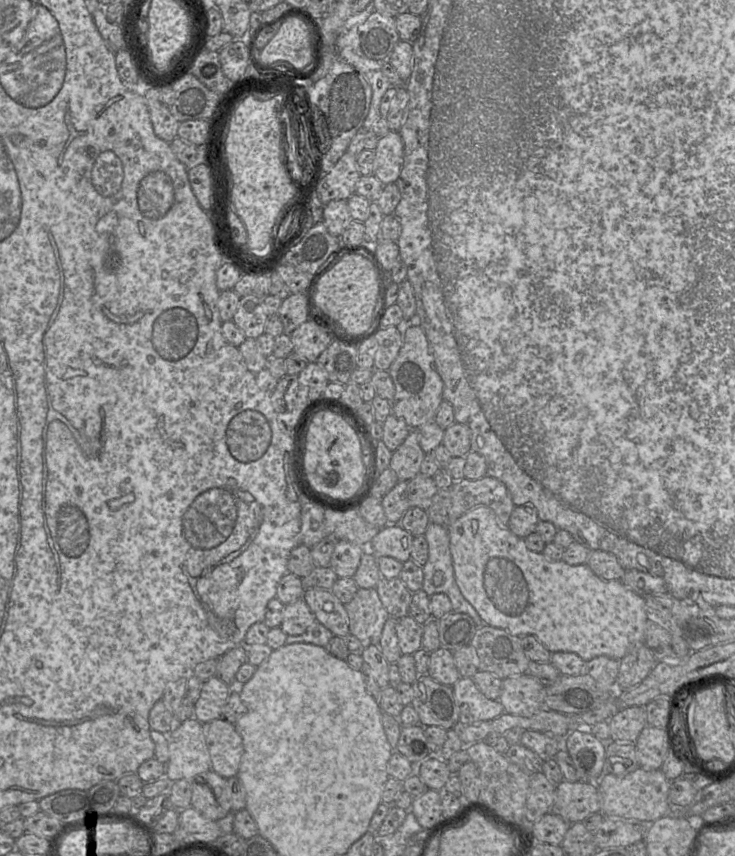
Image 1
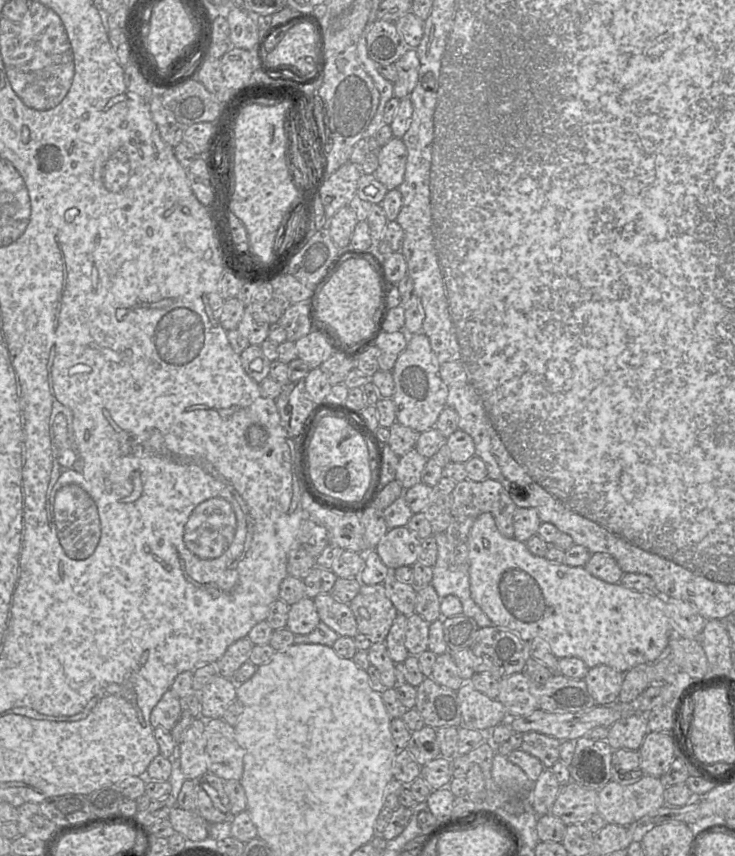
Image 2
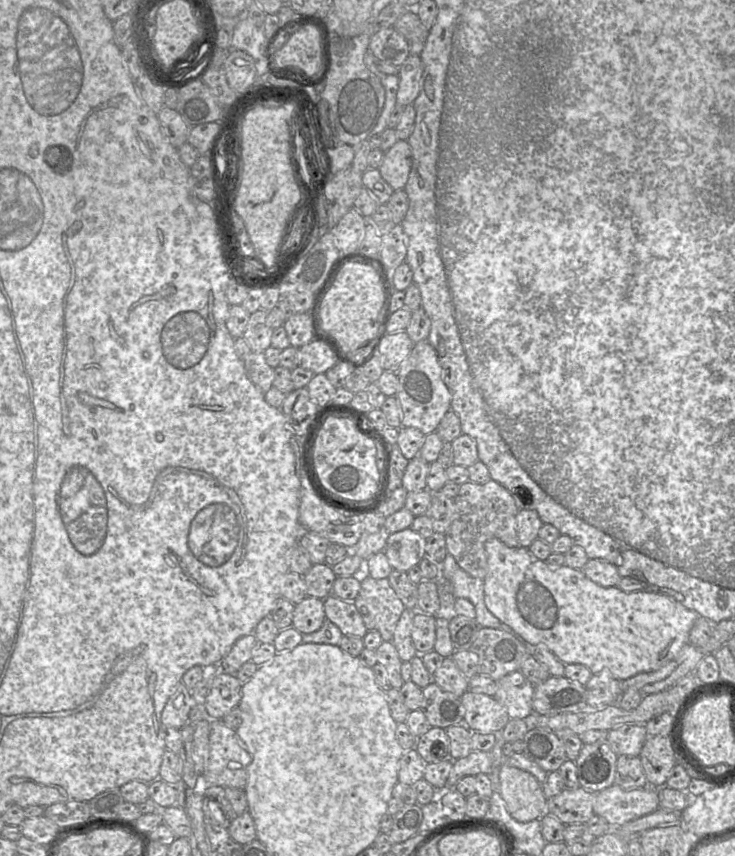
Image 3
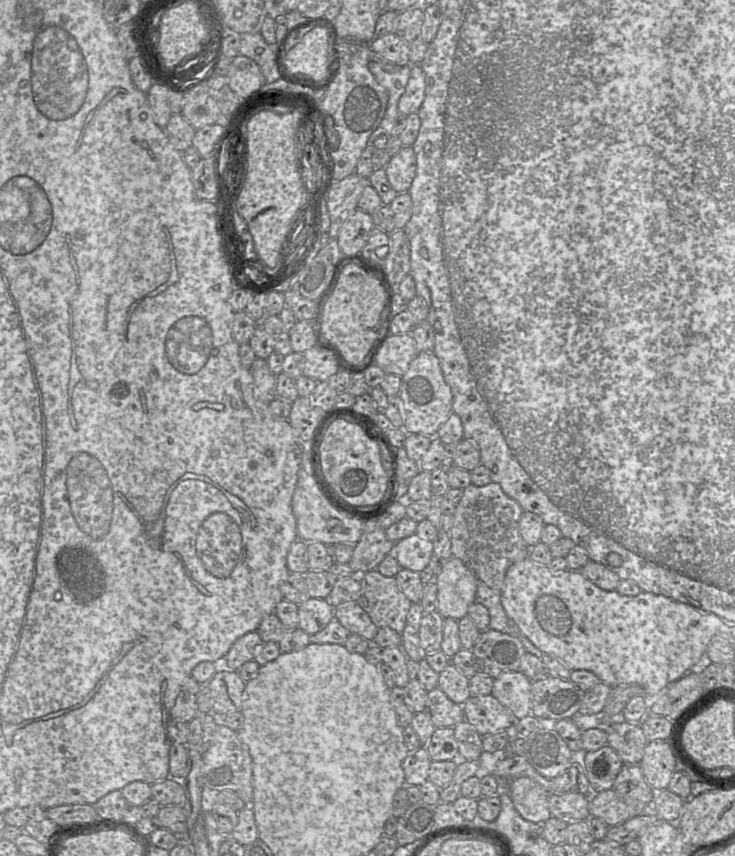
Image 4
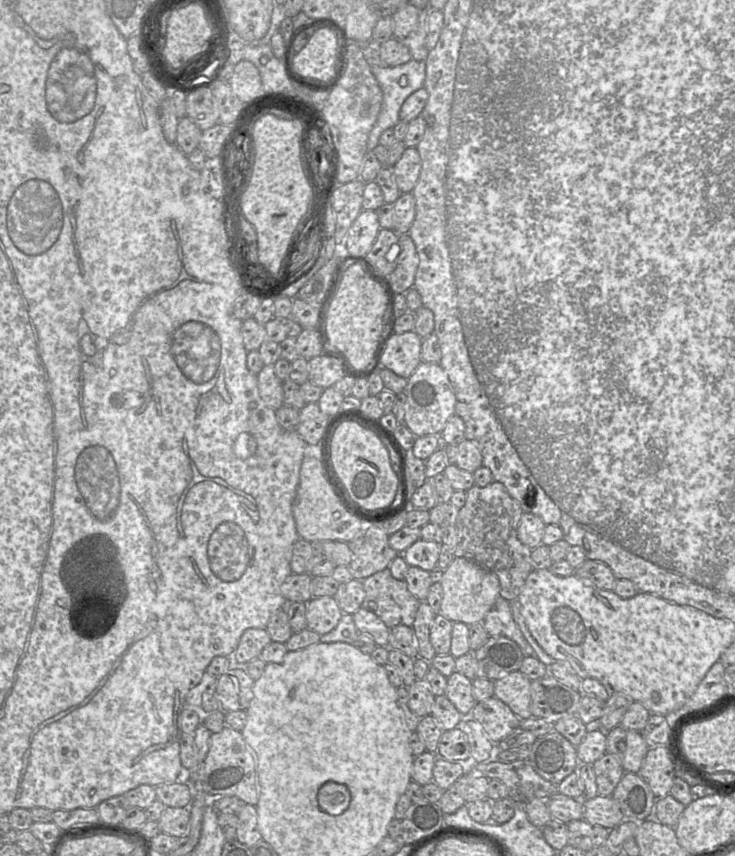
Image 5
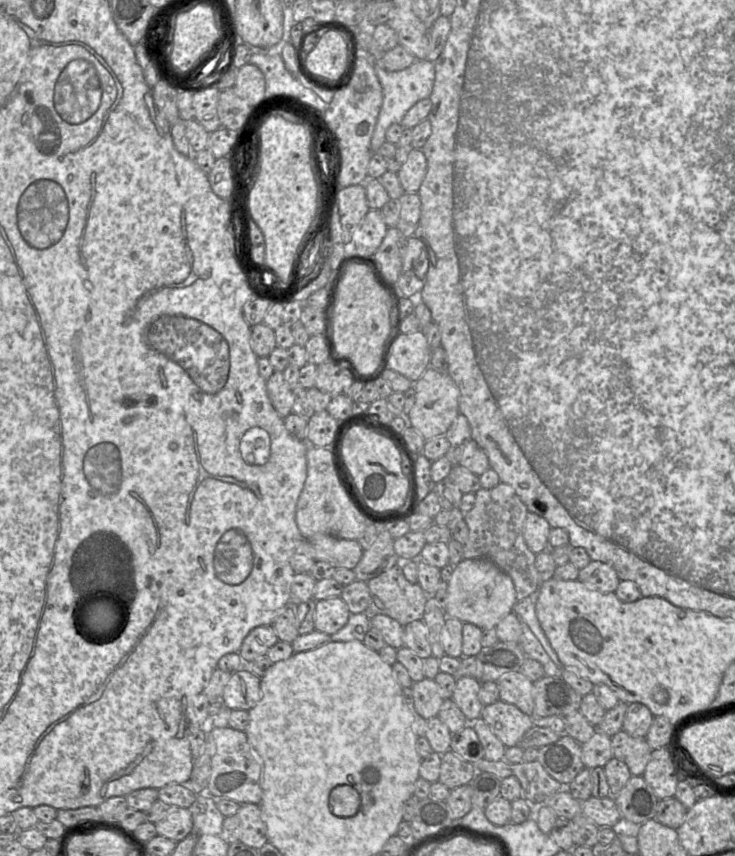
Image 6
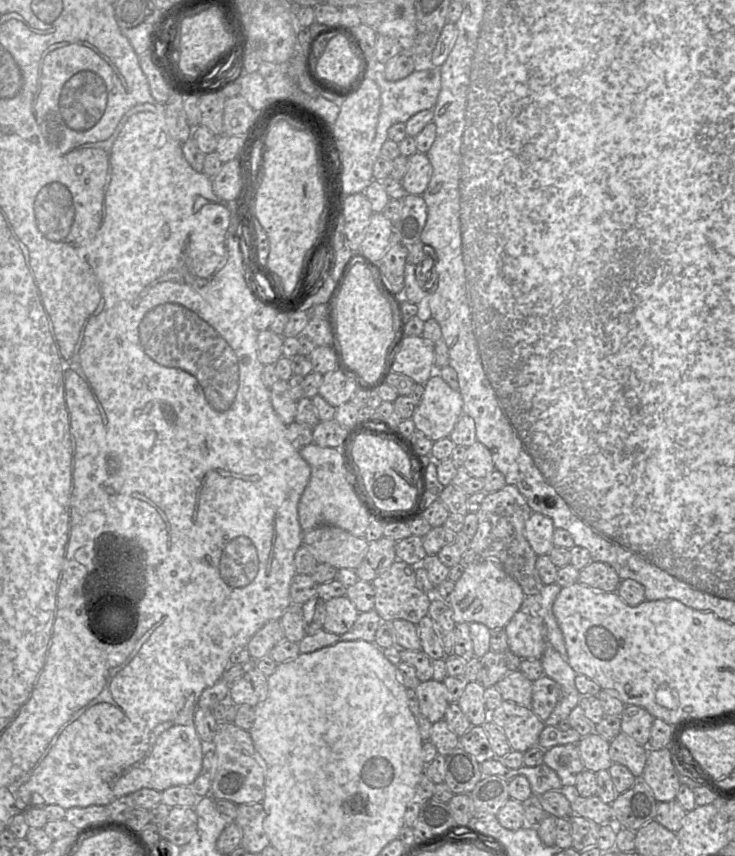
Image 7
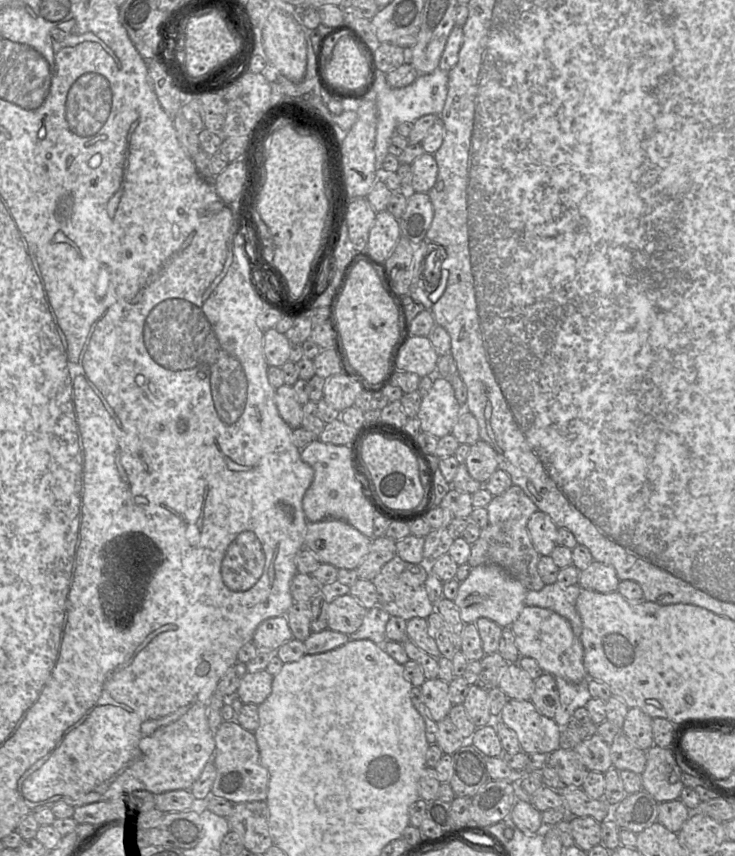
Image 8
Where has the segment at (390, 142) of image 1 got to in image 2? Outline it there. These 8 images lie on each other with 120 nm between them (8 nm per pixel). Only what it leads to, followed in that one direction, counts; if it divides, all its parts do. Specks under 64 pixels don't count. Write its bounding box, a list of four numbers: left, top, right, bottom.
[374,137,407,190]

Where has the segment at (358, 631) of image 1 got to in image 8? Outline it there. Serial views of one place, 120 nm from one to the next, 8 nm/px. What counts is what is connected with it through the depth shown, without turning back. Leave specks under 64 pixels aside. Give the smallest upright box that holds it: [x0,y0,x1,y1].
[372,555,435,620]

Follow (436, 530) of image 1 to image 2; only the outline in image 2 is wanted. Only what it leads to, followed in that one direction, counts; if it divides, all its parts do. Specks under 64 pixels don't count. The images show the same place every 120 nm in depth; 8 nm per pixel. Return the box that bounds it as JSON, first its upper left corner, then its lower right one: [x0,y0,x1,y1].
[431,533,495,628]

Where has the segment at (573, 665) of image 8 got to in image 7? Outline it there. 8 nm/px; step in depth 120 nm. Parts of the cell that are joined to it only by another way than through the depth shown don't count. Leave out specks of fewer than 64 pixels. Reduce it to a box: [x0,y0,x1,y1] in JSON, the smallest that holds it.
[504,610,547,659]

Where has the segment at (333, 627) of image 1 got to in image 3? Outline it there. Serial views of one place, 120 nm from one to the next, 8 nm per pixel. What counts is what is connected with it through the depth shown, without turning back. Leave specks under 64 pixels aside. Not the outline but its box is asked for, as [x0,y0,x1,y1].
[323,595,368,638]

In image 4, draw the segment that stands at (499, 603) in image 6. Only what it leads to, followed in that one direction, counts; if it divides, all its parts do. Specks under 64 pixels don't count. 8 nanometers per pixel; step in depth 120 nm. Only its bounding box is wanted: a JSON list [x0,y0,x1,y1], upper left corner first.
[436,557,478,620]

